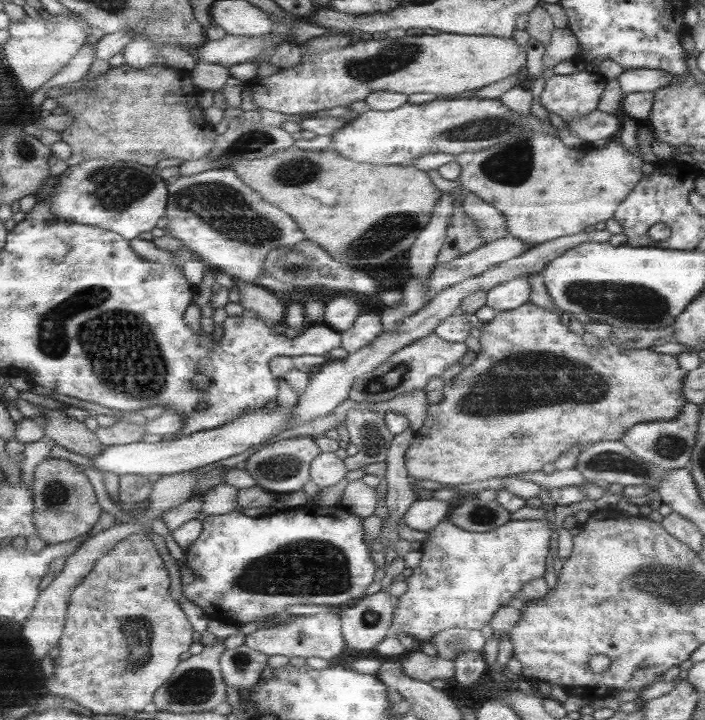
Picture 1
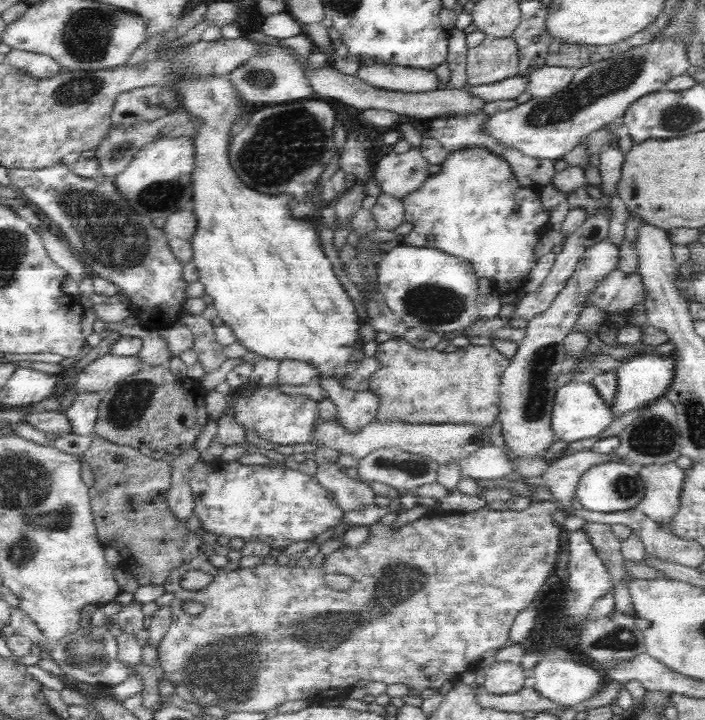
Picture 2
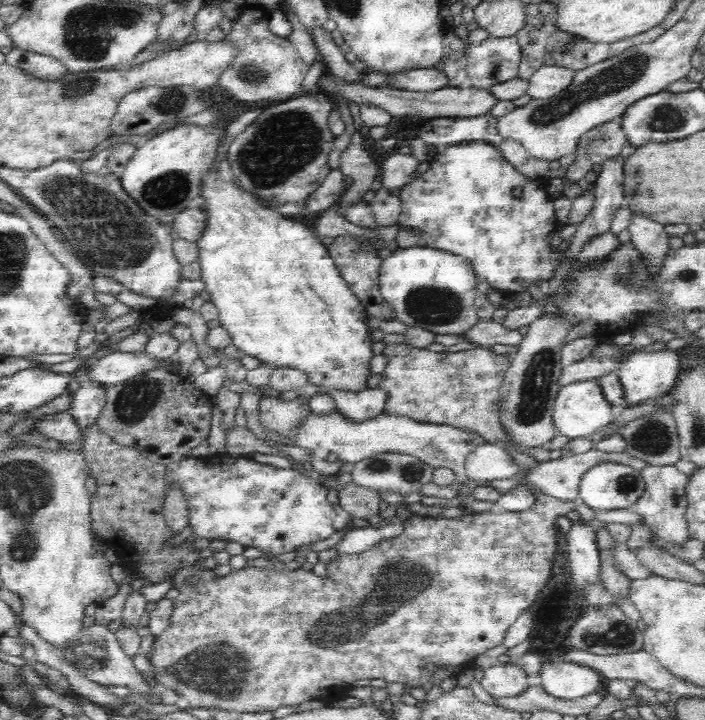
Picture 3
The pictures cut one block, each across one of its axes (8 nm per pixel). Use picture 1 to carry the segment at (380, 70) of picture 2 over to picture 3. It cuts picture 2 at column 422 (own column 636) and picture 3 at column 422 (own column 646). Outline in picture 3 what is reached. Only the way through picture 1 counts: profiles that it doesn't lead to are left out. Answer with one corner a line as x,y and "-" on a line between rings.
435,67
427,69
409,70
390,77
389,86
405,91
430,93
447,86
447,76
444,71

